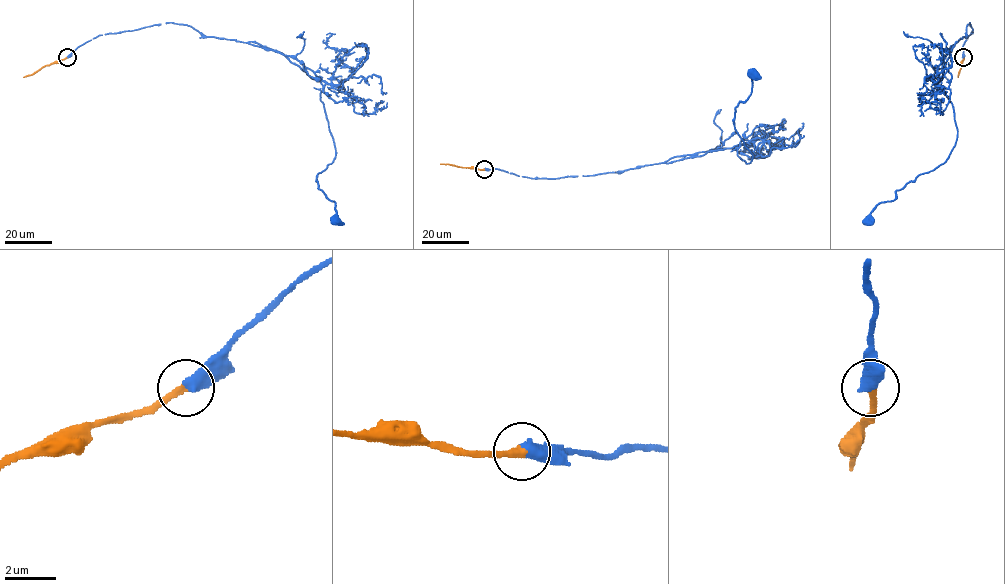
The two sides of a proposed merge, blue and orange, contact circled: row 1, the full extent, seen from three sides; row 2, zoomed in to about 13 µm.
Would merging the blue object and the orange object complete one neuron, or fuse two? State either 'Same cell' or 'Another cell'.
Same cell

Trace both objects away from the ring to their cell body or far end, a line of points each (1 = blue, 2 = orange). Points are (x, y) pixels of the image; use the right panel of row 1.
1: (963, 57), (970, 23), (940, 79), (957, 132), (948, 158), (868, 218)
2: (963, 57), (957, 77)

